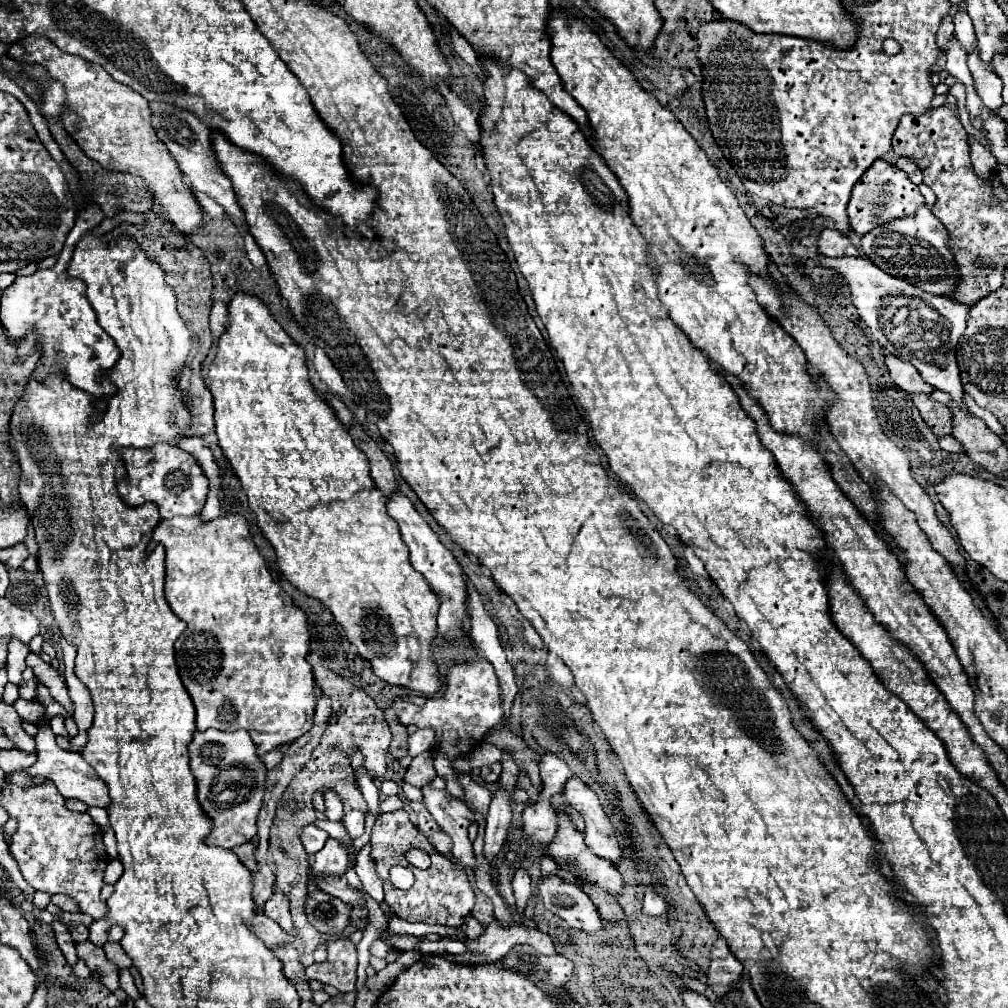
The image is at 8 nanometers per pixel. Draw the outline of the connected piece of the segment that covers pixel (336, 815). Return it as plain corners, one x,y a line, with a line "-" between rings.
330,788
324,789
323,798
326,807
326,817
330,821
340,821
342,815
344,815
344,811
342,811
342,803
336,793

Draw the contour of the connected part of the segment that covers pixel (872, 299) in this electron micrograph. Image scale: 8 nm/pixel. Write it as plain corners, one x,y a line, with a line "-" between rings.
820,255
820,263
824,263
824,267
832,267
846,277
858,315
872,329
880,345
898,359
912,363
926,383
948,393
962,411
968,411
968,405
964,401
966,391
962,387
956,361
956,345
964,335
966,319
974,303
966,305
950,297
930,295
910,283
904,283
898,277
888,275
864,255
840,259

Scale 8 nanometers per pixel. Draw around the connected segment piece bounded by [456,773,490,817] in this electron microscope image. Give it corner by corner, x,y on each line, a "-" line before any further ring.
460,773
456,775
458,783
464,789
464,803
476,811
478,815
486,817
488,815
488,805
490,805
490,789
484,783
474,781
472,773

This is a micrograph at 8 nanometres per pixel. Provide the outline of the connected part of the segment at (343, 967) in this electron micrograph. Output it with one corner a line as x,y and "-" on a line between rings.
336,939
328,943
328,959
306,967
308,979
318,979
336,987
342,993
354,991
356,983
356,947
348,939

